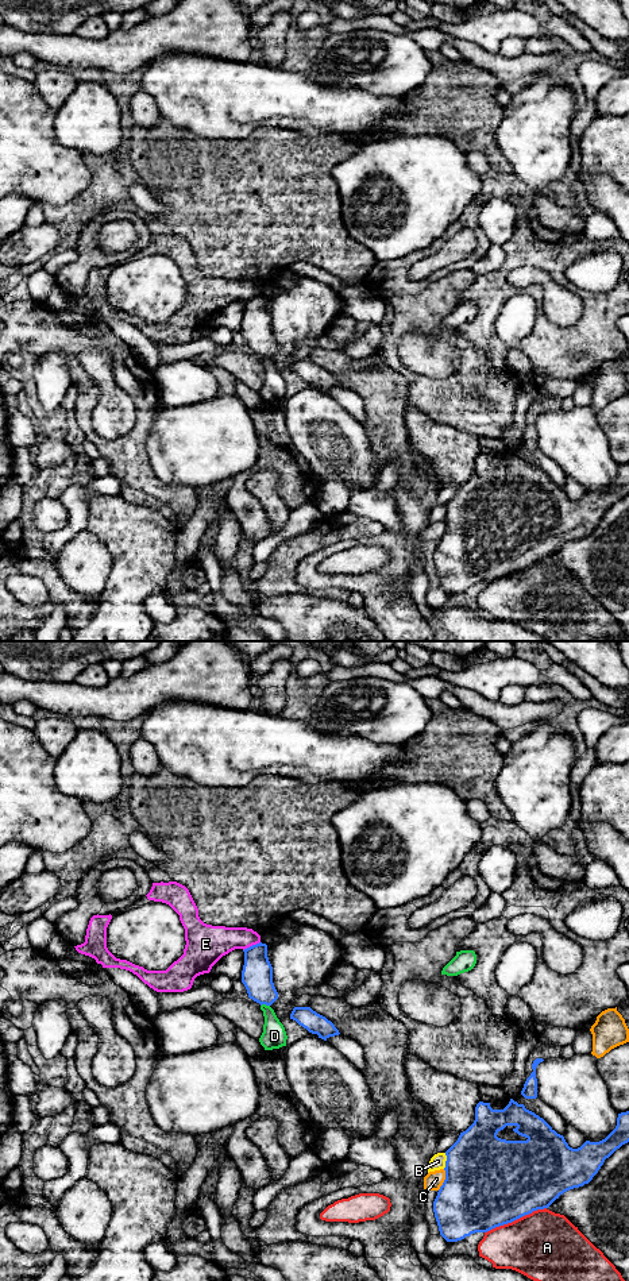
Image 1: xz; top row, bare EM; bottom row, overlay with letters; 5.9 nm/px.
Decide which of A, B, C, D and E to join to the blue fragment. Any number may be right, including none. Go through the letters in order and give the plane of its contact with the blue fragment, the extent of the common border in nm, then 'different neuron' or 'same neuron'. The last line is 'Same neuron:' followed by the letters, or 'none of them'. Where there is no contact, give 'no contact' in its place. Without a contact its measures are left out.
A: contact in xz; length 400 nm; different neuron
B: contact in xz; length 100 nm; different neuron
C: contact in xz; length 130 nm; different neuron
D: contact in xz; length 60 nm; different neuron
E: contact in xz; length 120 nm; different neuron
Same neuron: none of them

